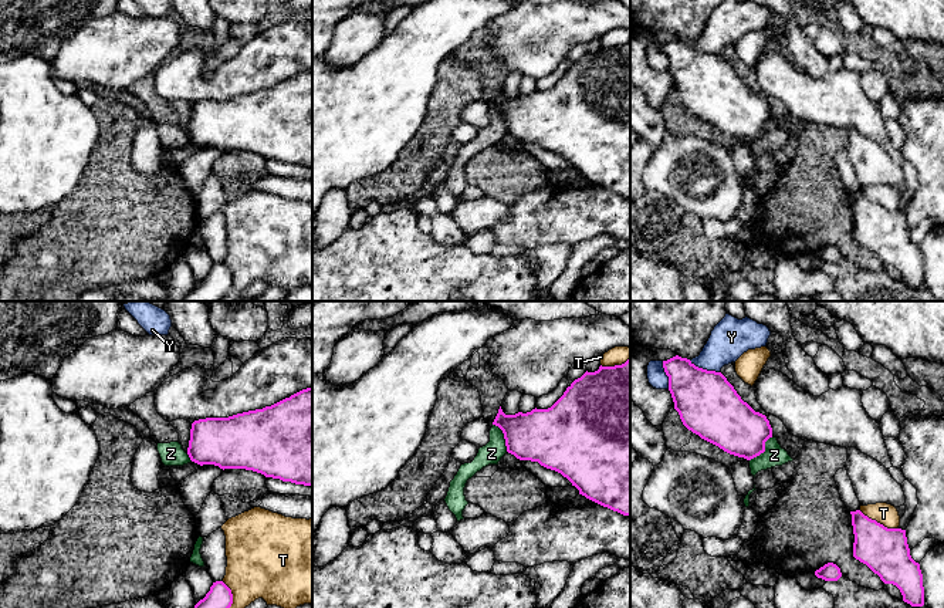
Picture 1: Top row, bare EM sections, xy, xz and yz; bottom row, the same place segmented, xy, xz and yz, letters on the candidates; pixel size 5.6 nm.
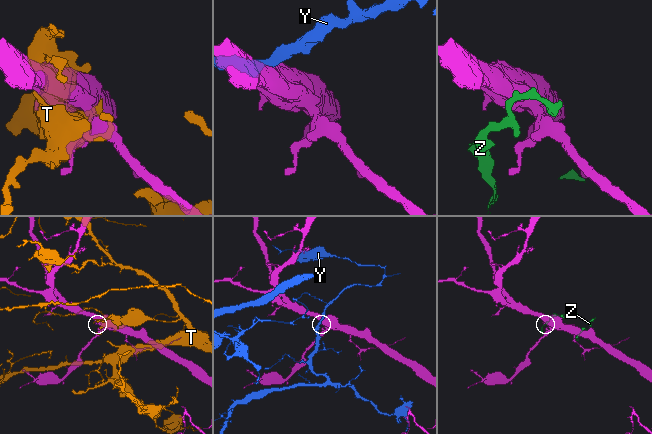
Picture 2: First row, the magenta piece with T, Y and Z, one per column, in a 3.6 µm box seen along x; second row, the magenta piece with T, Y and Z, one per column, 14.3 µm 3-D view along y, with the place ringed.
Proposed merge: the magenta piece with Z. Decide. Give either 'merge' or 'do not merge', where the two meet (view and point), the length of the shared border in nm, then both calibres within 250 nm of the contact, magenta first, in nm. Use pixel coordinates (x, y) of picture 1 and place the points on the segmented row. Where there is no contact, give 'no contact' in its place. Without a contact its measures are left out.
do not merge; meets magenta in yz at (764, 451); contact 190 nm long; 300 nm thick on the magenta side, 120 nm on the other

